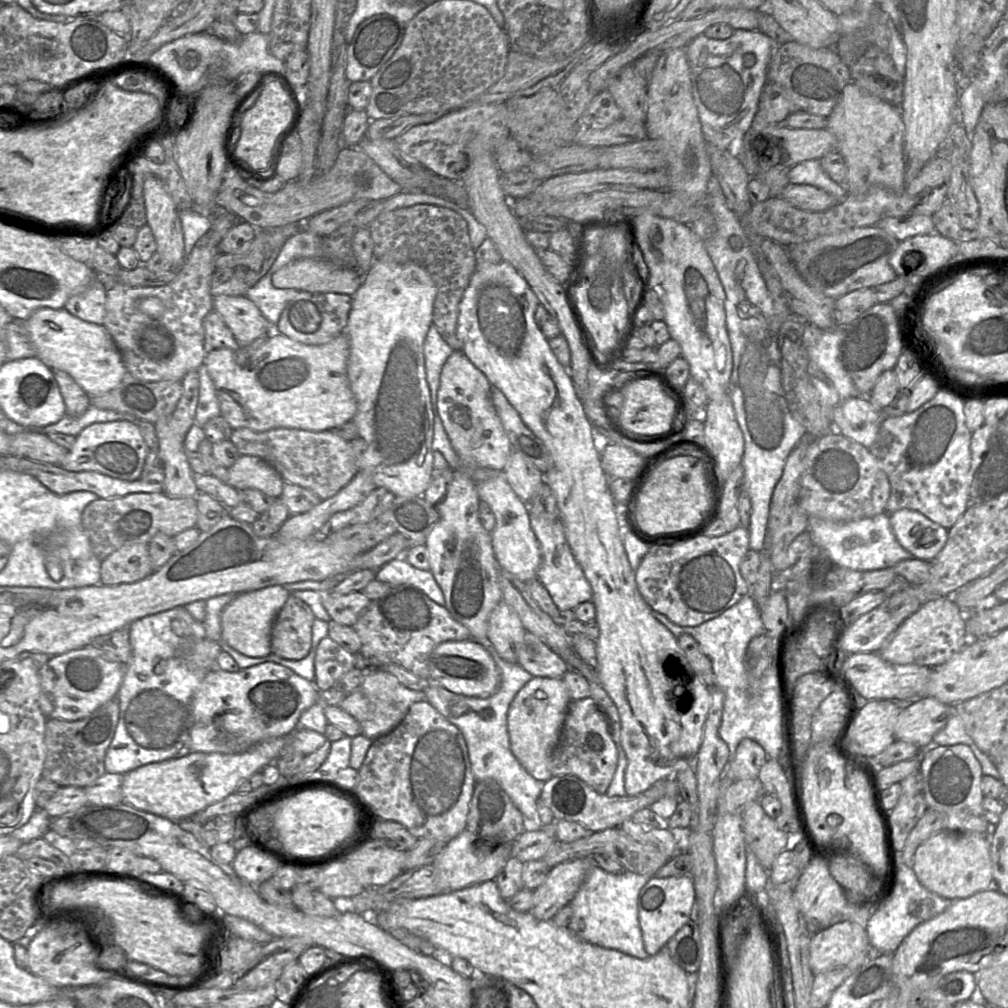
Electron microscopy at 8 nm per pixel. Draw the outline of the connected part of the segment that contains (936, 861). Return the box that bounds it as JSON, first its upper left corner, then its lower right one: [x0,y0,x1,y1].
[913,830,994,900]

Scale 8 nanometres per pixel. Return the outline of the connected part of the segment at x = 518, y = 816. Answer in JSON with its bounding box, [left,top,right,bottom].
[466,779,528,852]

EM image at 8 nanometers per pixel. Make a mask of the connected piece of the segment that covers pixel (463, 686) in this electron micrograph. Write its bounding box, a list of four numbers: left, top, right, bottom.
[428,638,500,697]

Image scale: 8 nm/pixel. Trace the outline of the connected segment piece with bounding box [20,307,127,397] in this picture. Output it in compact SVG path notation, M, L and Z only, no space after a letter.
M39 308L23 323L36 357L52 370L68 373L90 396L97 397L114 389L122 381L127 370L111 335L101 324L83 321L71 315L65 308Z

